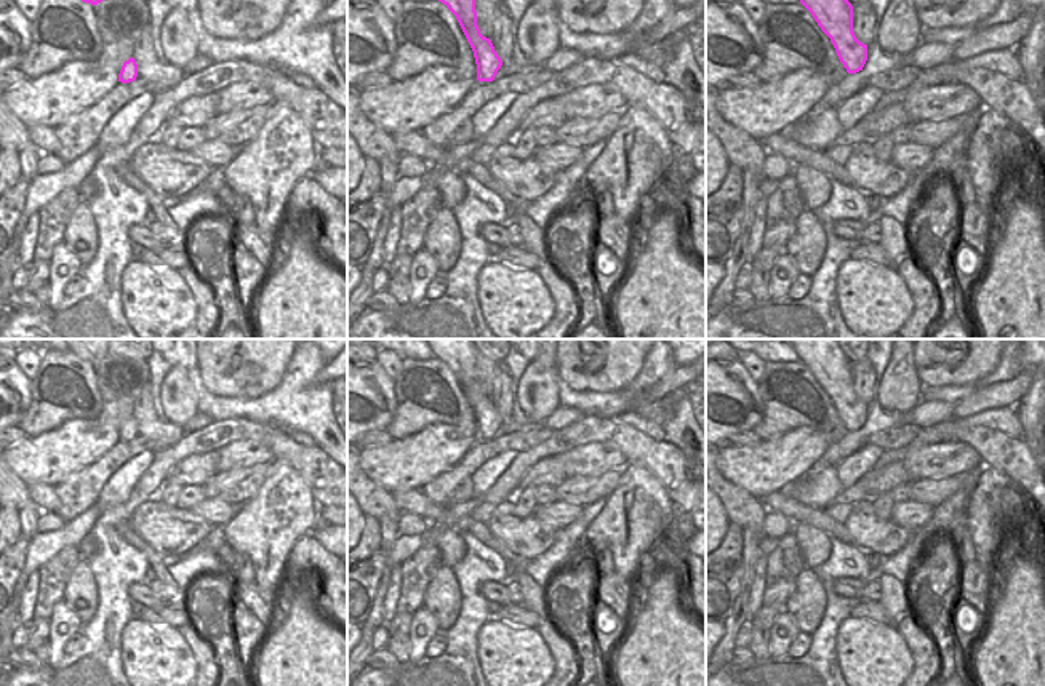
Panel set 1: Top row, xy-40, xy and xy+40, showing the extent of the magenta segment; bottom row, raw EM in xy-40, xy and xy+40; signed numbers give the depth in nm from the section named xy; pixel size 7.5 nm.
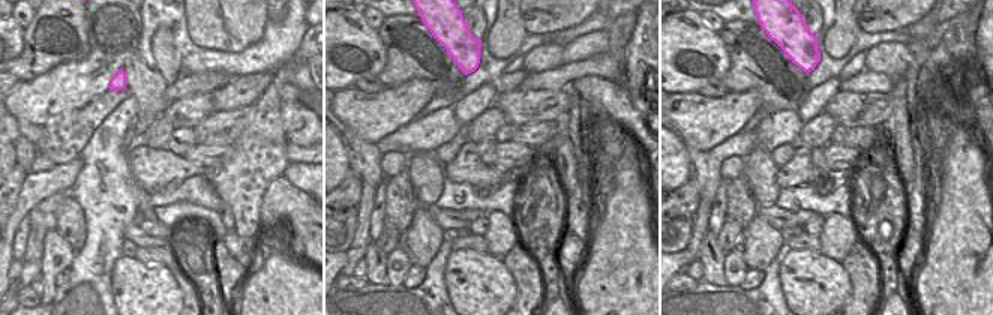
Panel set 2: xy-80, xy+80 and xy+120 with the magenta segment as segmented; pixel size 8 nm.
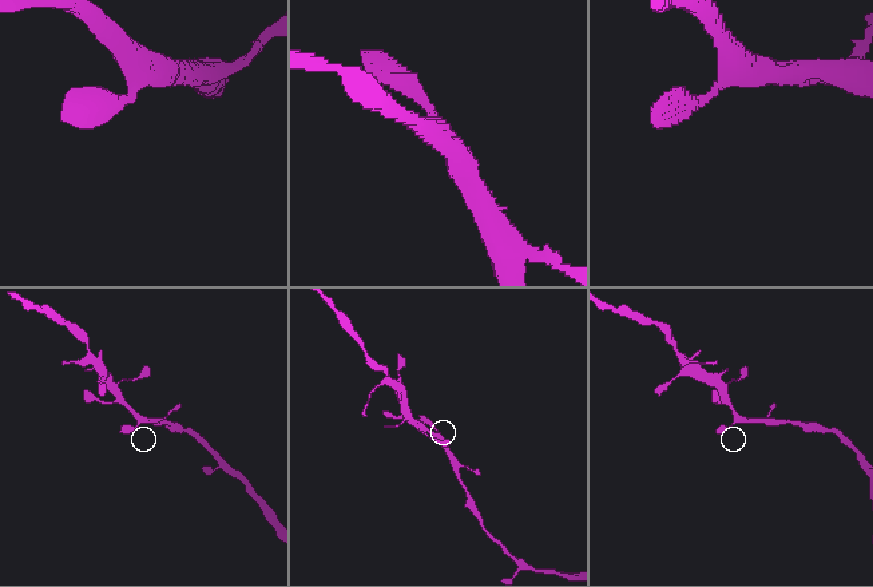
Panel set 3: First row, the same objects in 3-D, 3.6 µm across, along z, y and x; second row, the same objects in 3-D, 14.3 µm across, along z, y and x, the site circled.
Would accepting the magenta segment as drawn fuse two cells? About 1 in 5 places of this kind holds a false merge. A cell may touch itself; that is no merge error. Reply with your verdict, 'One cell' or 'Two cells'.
One cell.

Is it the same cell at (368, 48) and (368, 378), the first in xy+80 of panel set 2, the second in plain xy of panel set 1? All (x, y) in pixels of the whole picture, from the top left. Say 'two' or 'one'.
one

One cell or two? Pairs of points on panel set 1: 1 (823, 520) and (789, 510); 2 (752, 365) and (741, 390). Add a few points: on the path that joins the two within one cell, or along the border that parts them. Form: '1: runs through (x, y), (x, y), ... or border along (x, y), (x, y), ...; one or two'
1: runs through (815, 517), (797, 514); one
2: border along (736, 360), (756, 382); two

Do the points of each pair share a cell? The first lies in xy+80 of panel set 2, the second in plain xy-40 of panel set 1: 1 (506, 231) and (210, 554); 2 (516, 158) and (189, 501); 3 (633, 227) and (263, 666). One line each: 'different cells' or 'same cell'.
1: different cells
2: different cells
3: same cell

